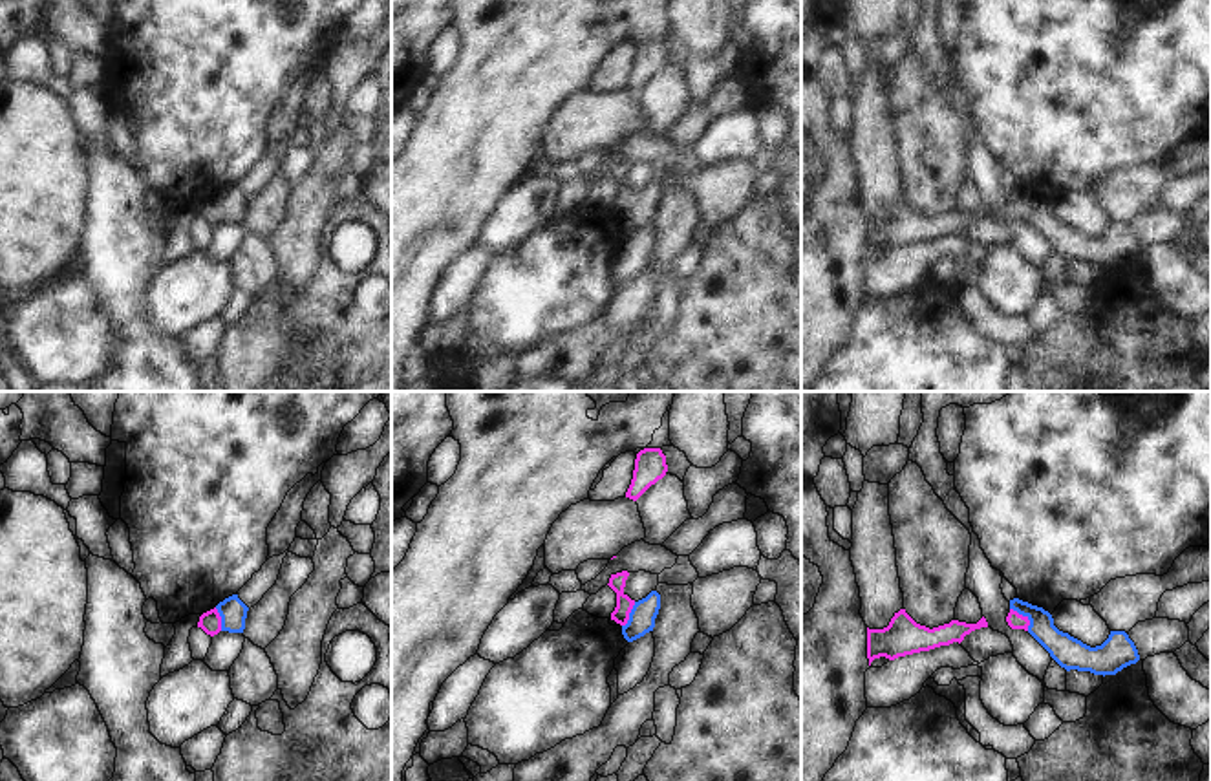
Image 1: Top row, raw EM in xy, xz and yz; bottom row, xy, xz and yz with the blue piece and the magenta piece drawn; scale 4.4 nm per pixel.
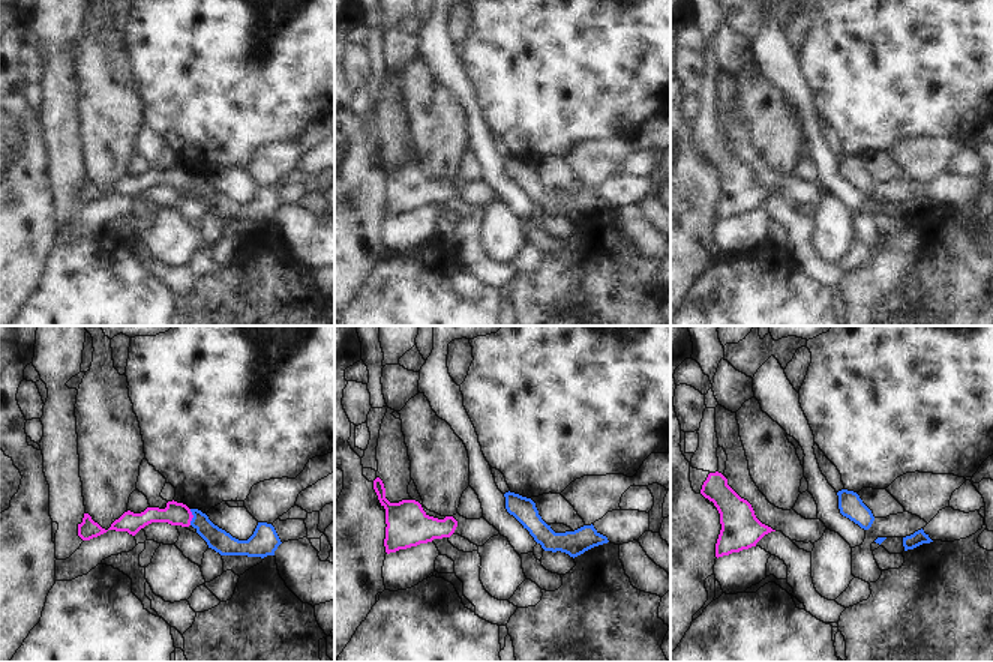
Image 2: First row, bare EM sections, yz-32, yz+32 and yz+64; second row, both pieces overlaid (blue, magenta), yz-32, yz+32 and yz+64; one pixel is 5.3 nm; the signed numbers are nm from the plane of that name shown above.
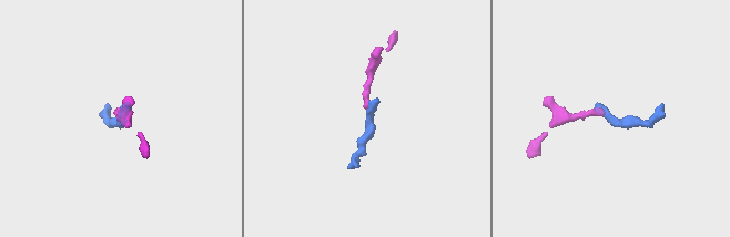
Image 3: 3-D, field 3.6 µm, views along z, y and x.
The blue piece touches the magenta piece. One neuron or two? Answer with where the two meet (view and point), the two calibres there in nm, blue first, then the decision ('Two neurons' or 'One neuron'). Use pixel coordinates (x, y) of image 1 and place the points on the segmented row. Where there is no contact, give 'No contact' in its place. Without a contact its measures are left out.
Touches blue at yz (1025, 615). Thickness 140 nm (blue) against 70 nm. One neuron.

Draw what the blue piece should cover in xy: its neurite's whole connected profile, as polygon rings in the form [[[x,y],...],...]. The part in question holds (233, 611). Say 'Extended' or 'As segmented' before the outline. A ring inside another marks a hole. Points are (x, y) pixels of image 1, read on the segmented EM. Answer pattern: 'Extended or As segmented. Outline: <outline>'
Extended. Outline: [[[232,594],[199,616],[198,627],[214,637],[220,631],[243,633],[249,607]]]

